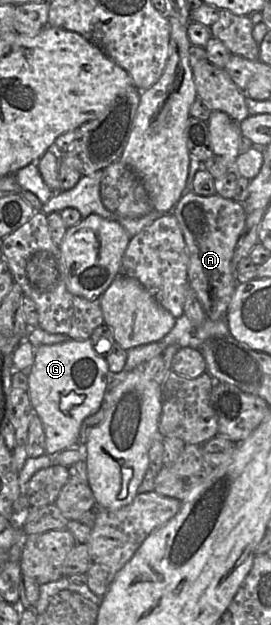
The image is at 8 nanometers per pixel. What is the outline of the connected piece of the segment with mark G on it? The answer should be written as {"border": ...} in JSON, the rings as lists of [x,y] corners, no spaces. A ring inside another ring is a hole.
{"border":[[[90,338],[40,345],[34,349],[34,362],[28,375],[29,396],[33,412],[43,425],[46,454],[56,455],[78,447],[81,424],[100,409],[108,381],[106,359],[95,353]]]}

